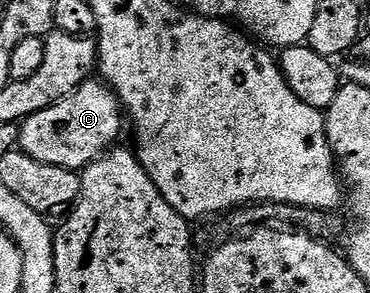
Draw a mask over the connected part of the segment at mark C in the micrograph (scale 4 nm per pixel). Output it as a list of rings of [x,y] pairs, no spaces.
[[[90,81],[67,98],[24,120],[20,124],[19,147],[35,161],[80,172],[120,140],[117,138],[121,135],[121,119],[123,123],[123,108],[113,90],[104,82]]]

